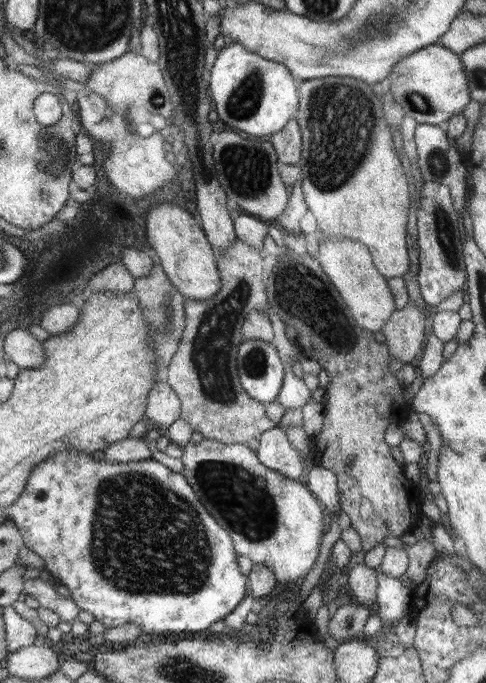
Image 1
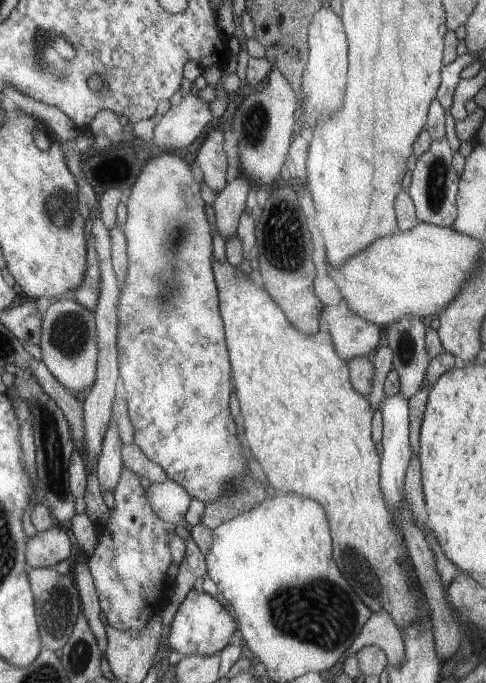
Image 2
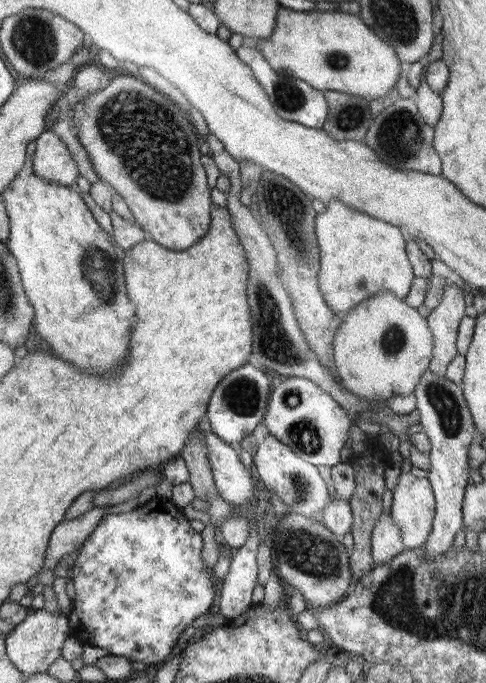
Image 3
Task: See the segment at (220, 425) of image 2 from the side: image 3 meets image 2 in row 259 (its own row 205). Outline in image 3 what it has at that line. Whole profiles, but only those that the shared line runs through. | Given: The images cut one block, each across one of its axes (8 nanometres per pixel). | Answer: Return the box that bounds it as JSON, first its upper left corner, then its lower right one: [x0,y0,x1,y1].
[70,74,213,251]

